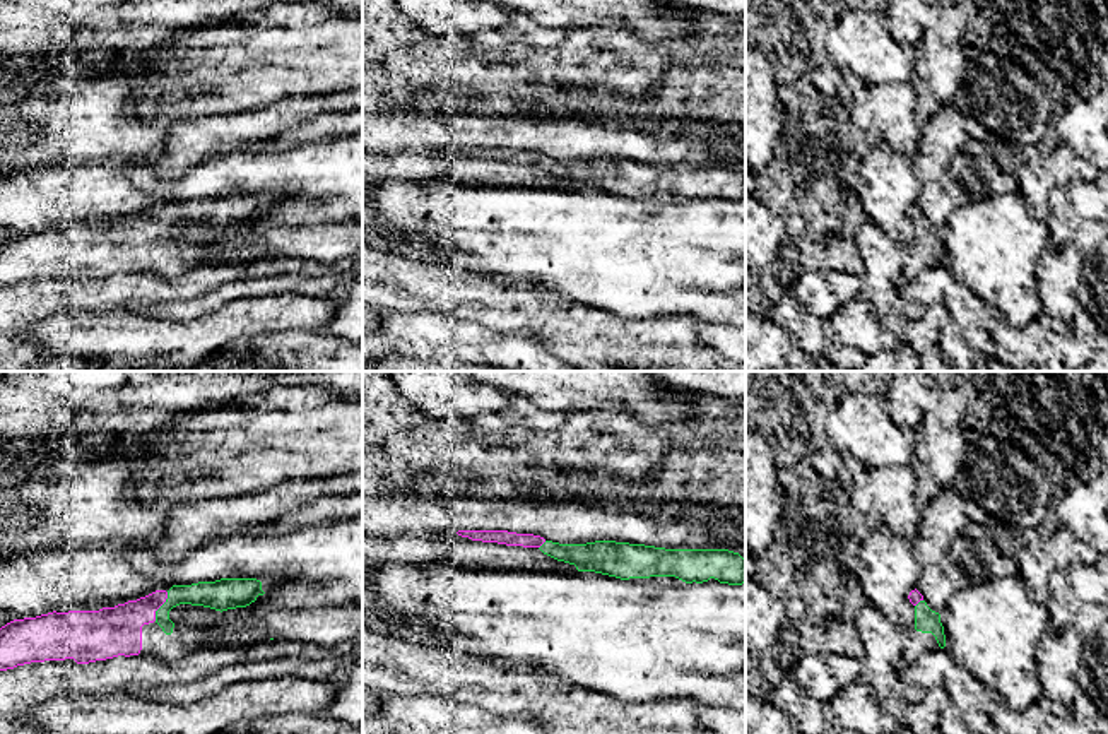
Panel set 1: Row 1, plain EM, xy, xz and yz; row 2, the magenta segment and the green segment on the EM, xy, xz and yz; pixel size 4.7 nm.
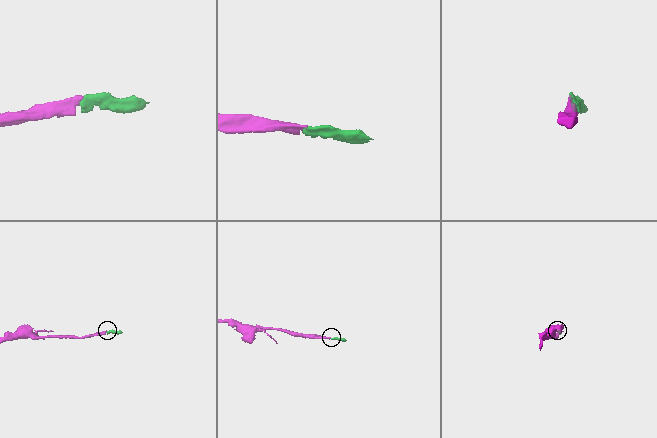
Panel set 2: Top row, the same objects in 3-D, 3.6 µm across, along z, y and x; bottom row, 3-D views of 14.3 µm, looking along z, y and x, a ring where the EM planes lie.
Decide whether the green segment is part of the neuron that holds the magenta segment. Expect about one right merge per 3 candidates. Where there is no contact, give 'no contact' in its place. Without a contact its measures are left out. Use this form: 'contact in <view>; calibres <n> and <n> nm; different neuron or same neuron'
contact in xy; calibres 220 and 130 nm; same neuron

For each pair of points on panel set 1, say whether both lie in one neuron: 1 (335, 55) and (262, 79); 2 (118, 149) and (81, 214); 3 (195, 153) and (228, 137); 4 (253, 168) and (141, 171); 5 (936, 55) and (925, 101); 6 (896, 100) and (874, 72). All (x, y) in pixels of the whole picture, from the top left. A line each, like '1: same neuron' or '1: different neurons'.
1: same neuron
2: different neurons
3: same neuron
4: same neuron
5: same neuron
6: different neurons

